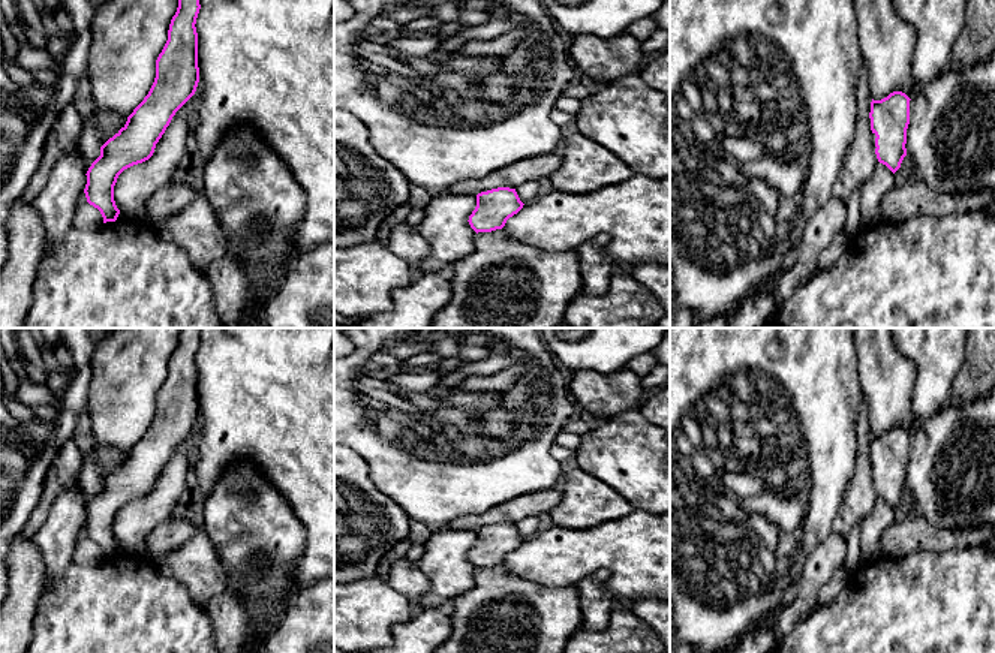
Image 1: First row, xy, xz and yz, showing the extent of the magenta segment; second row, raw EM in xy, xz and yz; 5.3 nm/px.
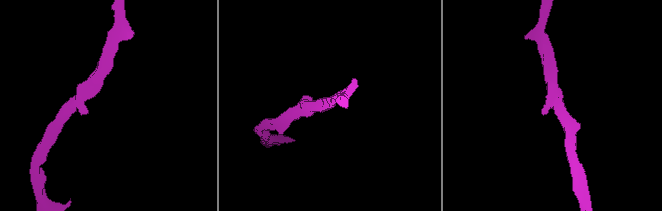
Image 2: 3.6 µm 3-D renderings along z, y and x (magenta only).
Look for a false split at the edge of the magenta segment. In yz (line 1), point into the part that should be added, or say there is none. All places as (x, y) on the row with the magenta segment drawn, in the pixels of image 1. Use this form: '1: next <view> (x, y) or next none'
1: next none

